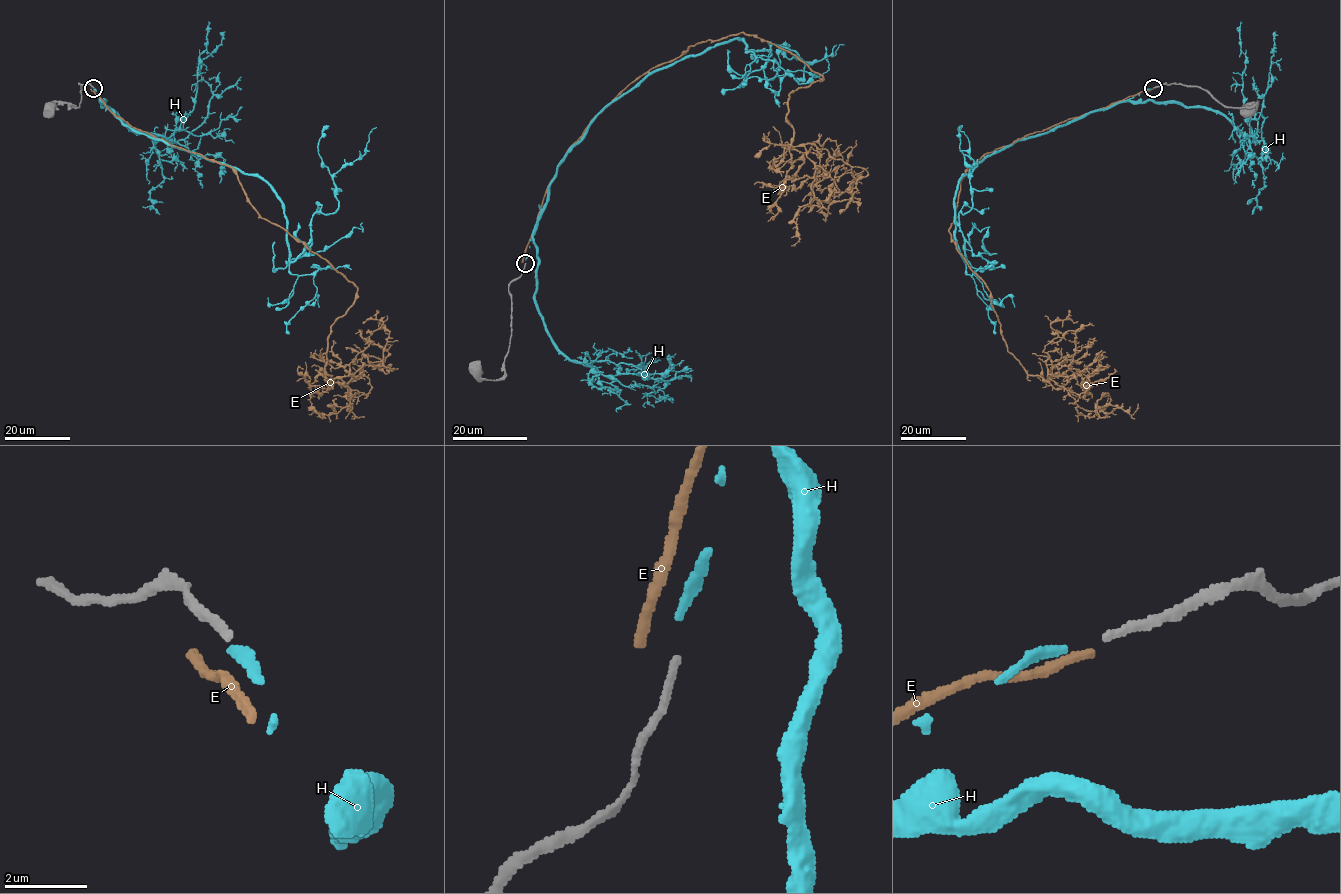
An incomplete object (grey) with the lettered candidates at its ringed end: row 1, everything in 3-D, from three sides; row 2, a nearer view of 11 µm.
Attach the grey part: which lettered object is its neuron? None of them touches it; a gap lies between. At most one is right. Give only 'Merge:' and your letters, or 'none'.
Merge: H

